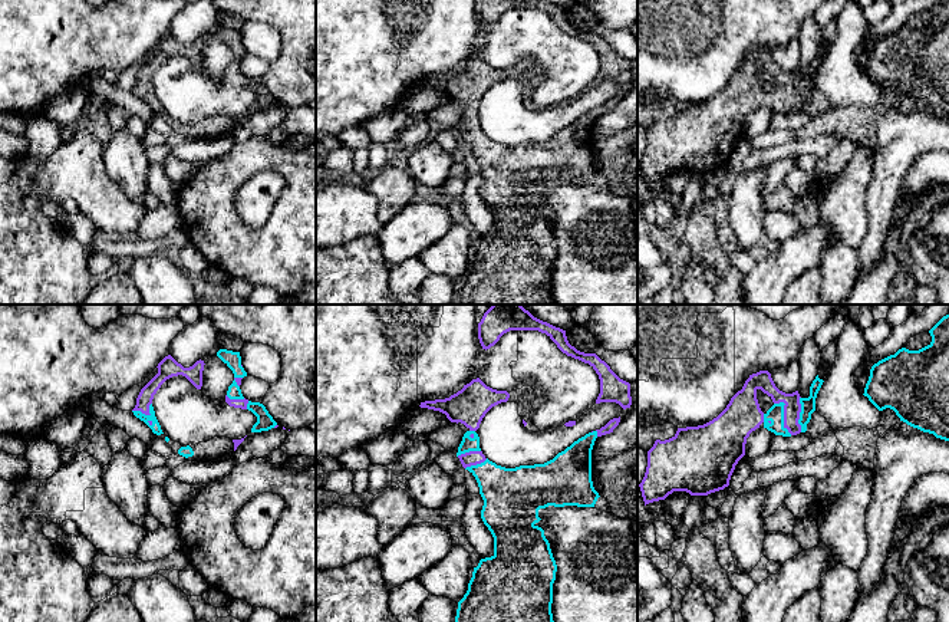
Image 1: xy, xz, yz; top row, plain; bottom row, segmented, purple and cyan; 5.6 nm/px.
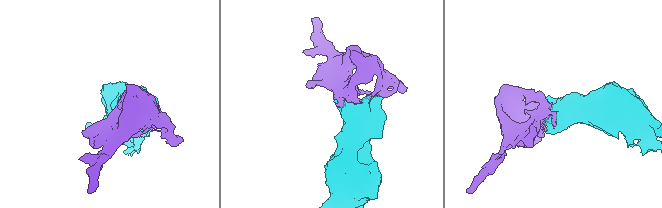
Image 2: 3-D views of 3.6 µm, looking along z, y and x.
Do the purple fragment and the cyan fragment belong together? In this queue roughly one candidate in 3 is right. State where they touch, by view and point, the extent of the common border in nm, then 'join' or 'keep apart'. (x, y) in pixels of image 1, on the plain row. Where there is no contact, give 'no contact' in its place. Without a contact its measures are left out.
contact yz (784, 92); length 200 nm; join

